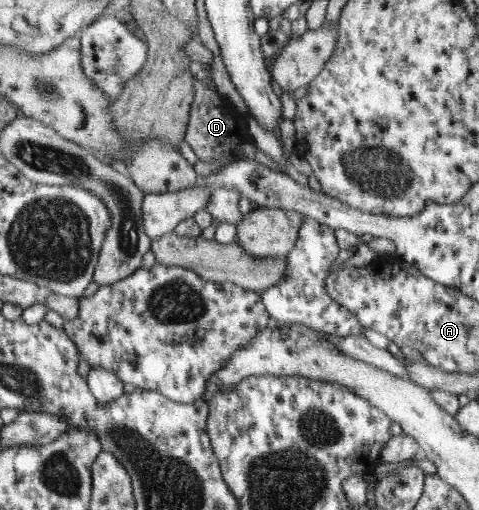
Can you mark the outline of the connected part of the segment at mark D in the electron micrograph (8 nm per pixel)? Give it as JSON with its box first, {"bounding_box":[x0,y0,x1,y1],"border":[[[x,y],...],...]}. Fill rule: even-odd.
{"bounding_box":[187,77,253,164],"border":[[[195,77],[195,98],[191,104],[190,122],[187,127],[187,144],[193,149],[197,157],[203,161],[221,161],[225,159],[227,164],[233,161],[246,160],[239,146],[243,143],[253,143],[249,136],[245,116],[240,114],[223,96],[217,91],[215,84],[207,84],[205,80]]]}

